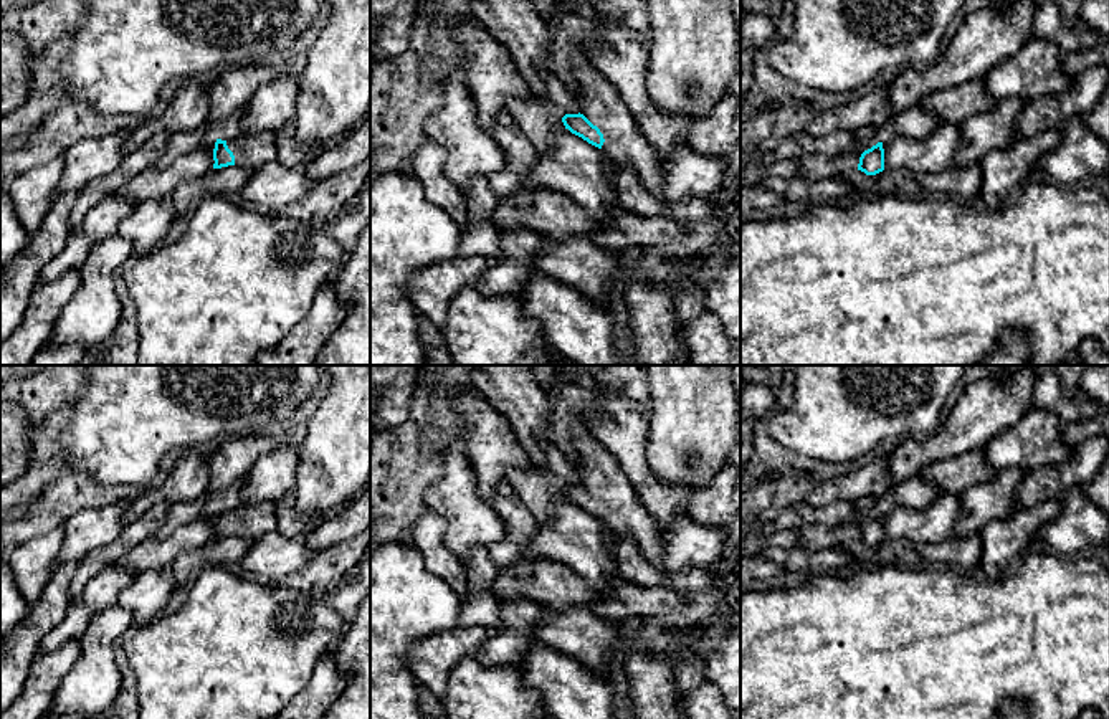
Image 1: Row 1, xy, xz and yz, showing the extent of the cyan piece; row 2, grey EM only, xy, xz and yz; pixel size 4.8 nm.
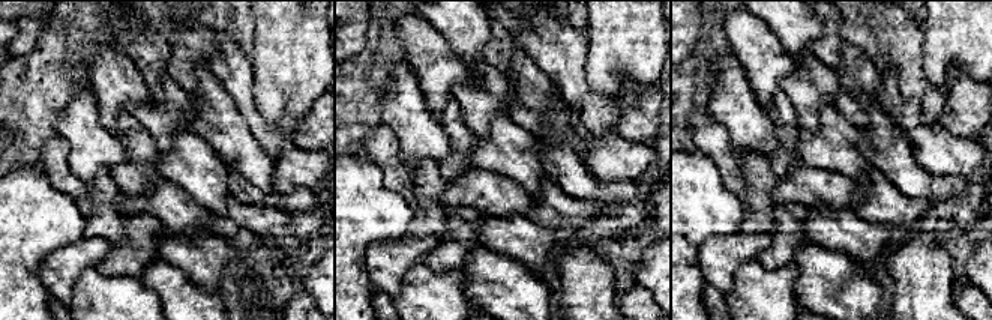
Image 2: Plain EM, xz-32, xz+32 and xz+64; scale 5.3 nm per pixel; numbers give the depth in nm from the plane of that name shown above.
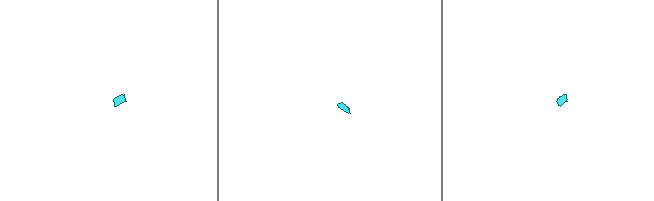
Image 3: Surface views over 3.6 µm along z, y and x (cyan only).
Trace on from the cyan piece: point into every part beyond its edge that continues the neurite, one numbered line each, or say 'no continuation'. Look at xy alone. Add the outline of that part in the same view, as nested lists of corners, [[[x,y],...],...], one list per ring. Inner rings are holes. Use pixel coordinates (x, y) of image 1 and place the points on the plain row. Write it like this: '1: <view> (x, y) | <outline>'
1: xy (252, 521) | [[[261,501],[256,504],[241,504],[226,511],[228,519],[235,526],[235,536],[256,540],[268,532],[276,531],[276,502]]]

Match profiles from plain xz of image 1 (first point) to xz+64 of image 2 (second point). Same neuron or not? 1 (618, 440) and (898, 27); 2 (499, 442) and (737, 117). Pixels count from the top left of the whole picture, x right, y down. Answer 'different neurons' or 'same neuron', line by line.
1: same neuron
2: different neurons

